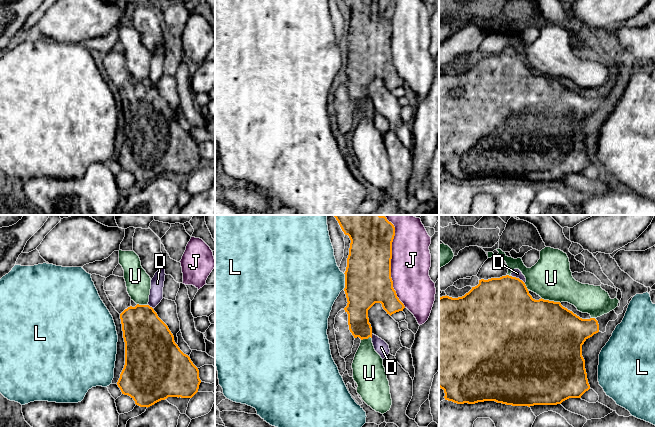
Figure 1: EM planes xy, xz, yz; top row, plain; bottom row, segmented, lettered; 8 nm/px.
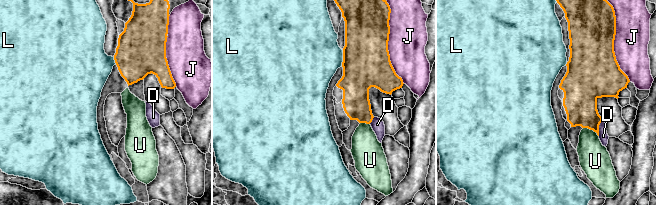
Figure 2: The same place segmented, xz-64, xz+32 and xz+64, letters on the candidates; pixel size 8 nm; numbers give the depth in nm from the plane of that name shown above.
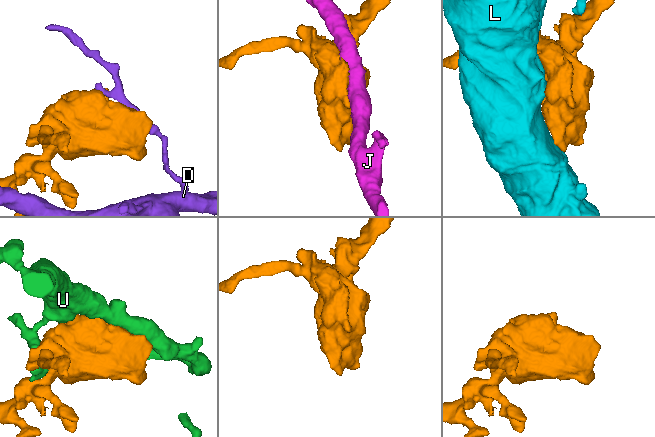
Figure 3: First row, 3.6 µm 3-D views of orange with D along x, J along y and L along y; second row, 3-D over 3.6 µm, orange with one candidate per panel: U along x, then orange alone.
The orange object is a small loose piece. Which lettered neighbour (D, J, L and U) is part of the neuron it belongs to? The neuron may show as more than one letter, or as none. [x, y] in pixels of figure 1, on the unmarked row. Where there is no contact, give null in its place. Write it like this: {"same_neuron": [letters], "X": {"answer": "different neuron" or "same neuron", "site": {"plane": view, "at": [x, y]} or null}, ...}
{"same_neuron": [], "D": {"answer": "different neuron", "site": {"plane": "yz", "at": [518, 54]}}, "J": {"answer": "different neuron", "site": {"plane": "xz", "at": [390, 42]}}, "L": {"answer": "different neuron", "site": {"plane": "xz", "at": [345, 57]}}, "U": {"answer": "different neuron", "site": {"plane": "yz", "at": [551, 77]}}}

